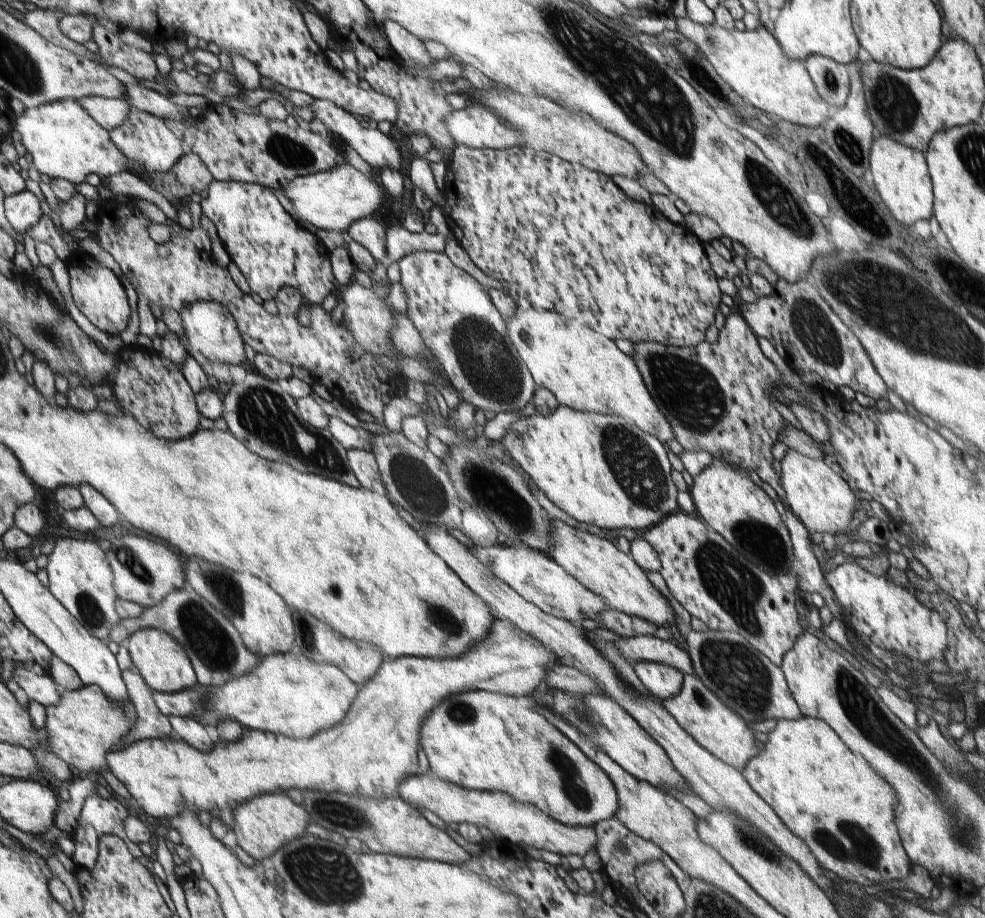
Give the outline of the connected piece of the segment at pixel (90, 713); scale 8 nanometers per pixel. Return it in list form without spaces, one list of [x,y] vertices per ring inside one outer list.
[[[81,686],[75,690],[59,690],[59,700],[55,704],[43,706],[43,732],[45,732],[45,746],[47,750],[61,762],[69,764],[75,772],[99,772],[105,768],[105,754],[107,750],[119,748],[119,738],[133,728],[135,722],[135,708],[127,704],[125,708],[107,702],[103,690],[97,686]]]

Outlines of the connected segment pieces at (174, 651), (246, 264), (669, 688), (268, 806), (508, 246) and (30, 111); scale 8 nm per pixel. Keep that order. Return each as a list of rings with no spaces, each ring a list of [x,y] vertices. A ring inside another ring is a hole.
[[[151,628],[137,630],[127,638],[125,646],[127,646],[127,654],[129,654],[129,660],[131,660],[133,672],[141,676],[143,684],[149,690],[163,692],[163,694],[177,694],[177,692],[185,692],[185,690],[191,690],[191,688],[197,686],[195,672],[193,672],[193,668],[191,668],[191,664],[185,656],[185,652],[165,632],[151,630]]]
[[[211,180],[207,184],[207,196],[199,202],[201,212],[215,226],[215,234],[223,244],[229,260],[243,274],[251,294],[257,294],[263,302],[275,302],[281,290],[297,288],[305,298],[307,306],[299,320],[305,326],[313,326],[313,310],[333,288],[333,276],[327,264],[327,252],[315,240],[311,232],[289,212],[281,208],[271,190],[259,184],[247,182],[219,182]]]
[[[655,662],[633,664],[633,674],[645,688],[645,692],[661,702],[669,696],[675,696],[683,682],[683,674],[679,670]]]
[[[261,792],[255,796],[249,796],[247,800],[235,804],[231,808],[231,826],[229,830],[235,836],[237,846],[253,858],[253,862],[267,862],[269,854],[273,854],[283,842],[297,838],[299,834],[305,834],[303,828],[307,828],[307,812],[293,804],[283,792]]]
[[[455,146],[449,162],[445,164],[441,208],[443,208],[443,218],[445,218],[447,228],[451,230],[459,246],[467,252],[475,268],[481,270],[483,278],[493,278],[493,280],[503,282],[507,296],[515,304],[519,304],[521,308],[535,306],[535,308],[547,308],[547,310],[569,314],[575,320],[581,320],[593,332],[609,338],[611,342],[617,338],[617,340],[627,340],[627,342],[639,342],[639,340],[657,342],[659,340],[659,344],[667,344],[667,346],[695,346],[697,342],[705,338],[707,326],[713,324],[715,308],[719,308],[721,304],[717,278],[709,266],[703,244],[699,244],[699,240],[685,226],[671,224],[653,206],[625,196],[607,174],[595,172],[579,164],[563,162],[553,154],[531,150],[529,146],[513,146],[513,148],[499,148],[499,150],[491,150],[491,148],[471,150],[465,146]]]
[[[51,100],[51,102],[43,102],[37,106],[23,106],[23,112],[19,116],[15,116],[15,128],[19,134],[19,144],[23,146],[23,150],[31,156],[31,164],[37,170],[37,174],[45,174],[51,180],[67,180],[73,186],[77,184],[85,184],[87,174],[97,174],[97,178],[111,178],[115,174],[119,174],[121,170],[131,172],[133,168],[129,168],[123,152],[119,152],[107,138],[107,132],[97,126],[73,100]]]

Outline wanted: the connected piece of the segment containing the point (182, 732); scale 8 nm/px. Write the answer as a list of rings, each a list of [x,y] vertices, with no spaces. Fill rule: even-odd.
[[[169,716],[167,718],[169,726],[173,728],[175,736],[179,740],[183,740],[187,746],[191,746],[197,752],[213,752],[215,748],[215,738],[213,732],[205,730],[203,726],[199,726],[193,718],[177,718],[177,716]]]

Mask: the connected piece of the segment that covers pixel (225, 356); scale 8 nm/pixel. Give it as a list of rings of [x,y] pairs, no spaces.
[[[189,302],[179,308],[177,316],[183,332],[183,344],[189,352],[199,352],[207,360],[223,364],[241,364],[243,360],[247,360],[243,354],[243,338],[239,336],[235,318],[231,316],[227,306],[215,302]]]

